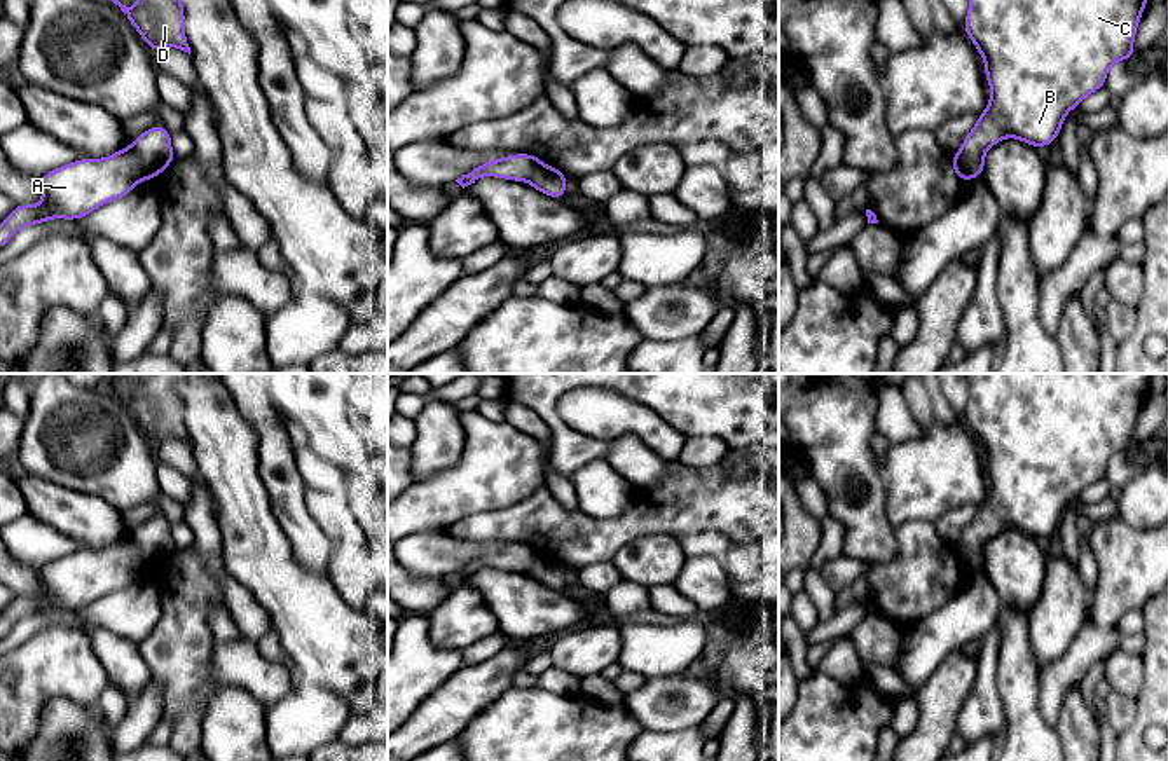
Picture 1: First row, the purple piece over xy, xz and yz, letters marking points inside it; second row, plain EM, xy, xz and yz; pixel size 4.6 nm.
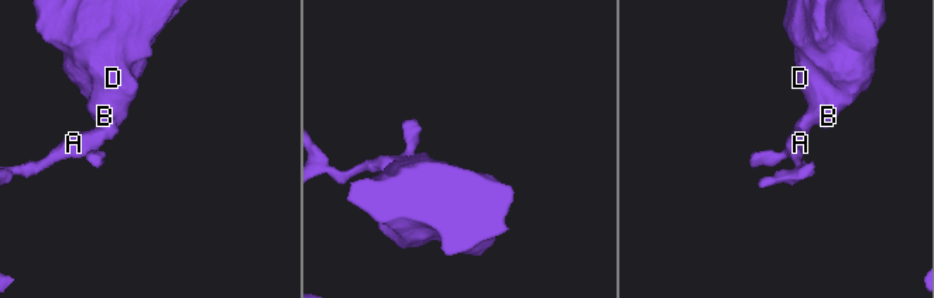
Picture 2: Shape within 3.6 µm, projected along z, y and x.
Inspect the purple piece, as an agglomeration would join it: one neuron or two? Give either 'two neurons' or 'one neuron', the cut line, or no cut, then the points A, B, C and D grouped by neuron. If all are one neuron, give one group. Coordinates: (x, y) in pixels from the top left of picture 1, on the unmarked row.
two neurons | xy (131, 536), (144, 568) | A / B C D

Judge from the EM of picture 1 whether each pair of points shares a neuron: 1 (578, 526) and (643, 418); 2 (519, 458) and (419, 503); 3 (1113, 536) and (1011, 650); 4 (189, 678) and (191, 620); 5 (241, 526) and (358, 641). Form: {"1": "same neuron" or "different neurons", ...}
{"1": "different neurons", "2": "same neuron", "3": "different neurons", "4": "same neuron", "5": "same neuron"}

